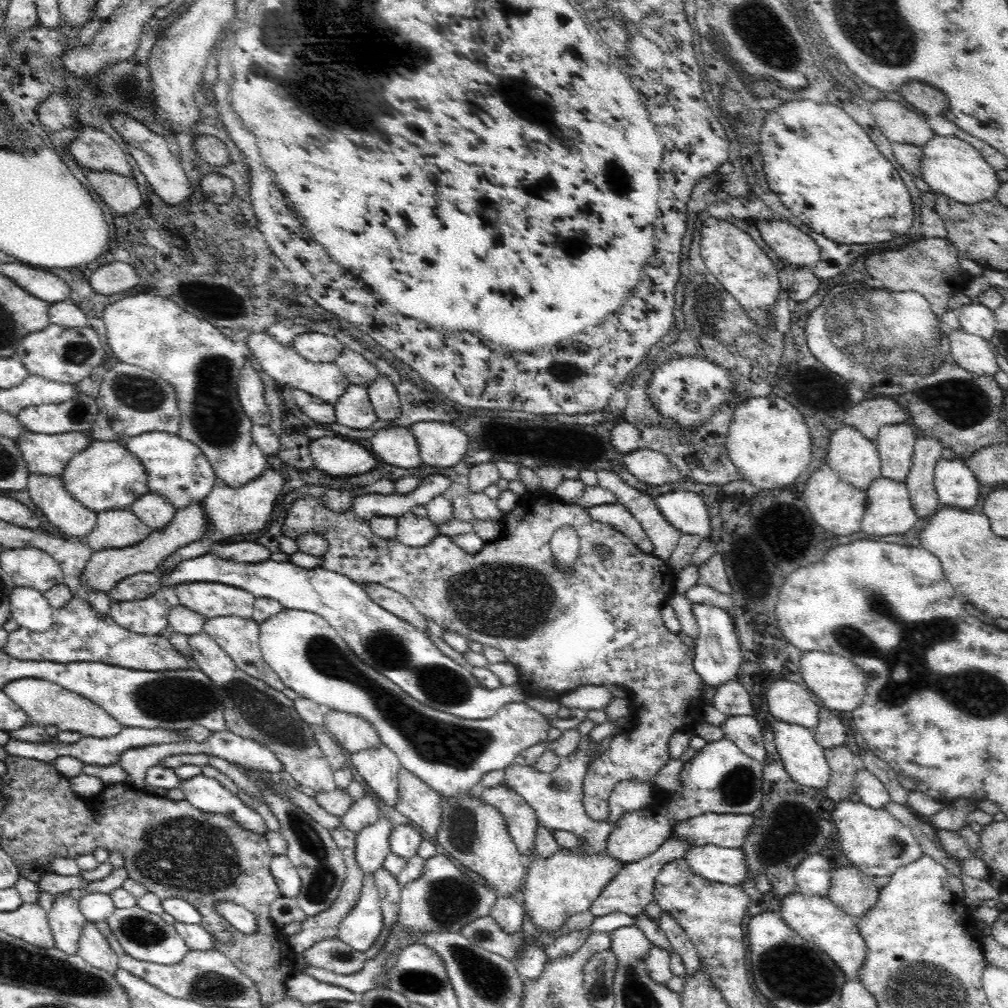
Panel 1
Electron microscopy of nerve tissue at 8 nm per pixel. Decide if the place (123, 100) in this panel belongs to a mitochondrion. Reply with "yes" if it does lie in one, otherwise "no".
yes

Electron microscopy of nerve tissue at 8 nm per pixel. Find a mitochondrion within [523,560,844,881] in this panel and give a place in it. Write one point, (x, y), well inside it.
(738, 785)

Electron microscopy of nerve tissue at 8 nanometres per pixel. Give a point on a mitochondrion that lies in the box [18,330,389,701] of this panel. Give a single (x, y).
(214, 425)

